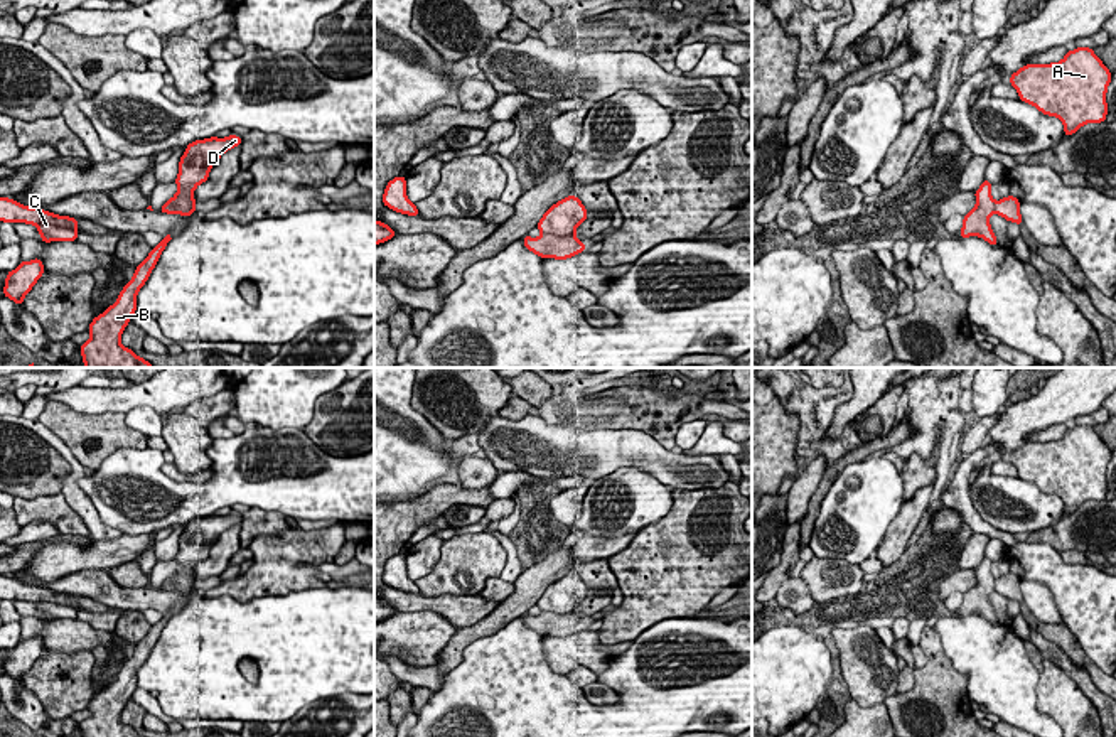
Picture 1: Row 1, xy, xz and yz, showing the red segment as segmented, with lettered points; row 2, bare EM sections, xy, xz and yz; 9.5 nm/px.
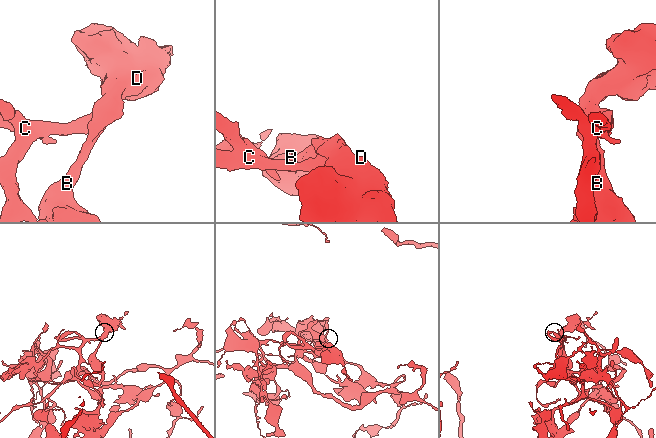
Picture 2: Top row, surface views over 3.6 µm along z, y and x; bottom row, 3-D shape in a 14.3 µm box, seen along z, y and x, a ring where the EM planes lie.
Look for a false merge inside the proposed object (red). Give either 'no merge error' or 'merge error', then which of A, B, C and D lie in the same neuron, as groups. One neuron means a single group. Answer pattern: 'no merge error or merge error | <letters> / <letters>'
merge error | A B D / C

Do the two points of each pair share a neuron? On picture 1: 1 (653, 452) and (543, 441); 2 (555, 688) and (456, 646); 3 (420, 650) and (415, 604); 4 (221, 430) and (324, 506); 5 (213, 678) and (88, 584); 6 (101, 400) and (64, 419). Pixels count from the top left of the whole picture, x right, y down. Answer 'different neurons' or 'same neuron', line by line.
1: same neuron
2: different neurons
3: different neurons
4: different neurons
5: different neurons
6: different neurons

